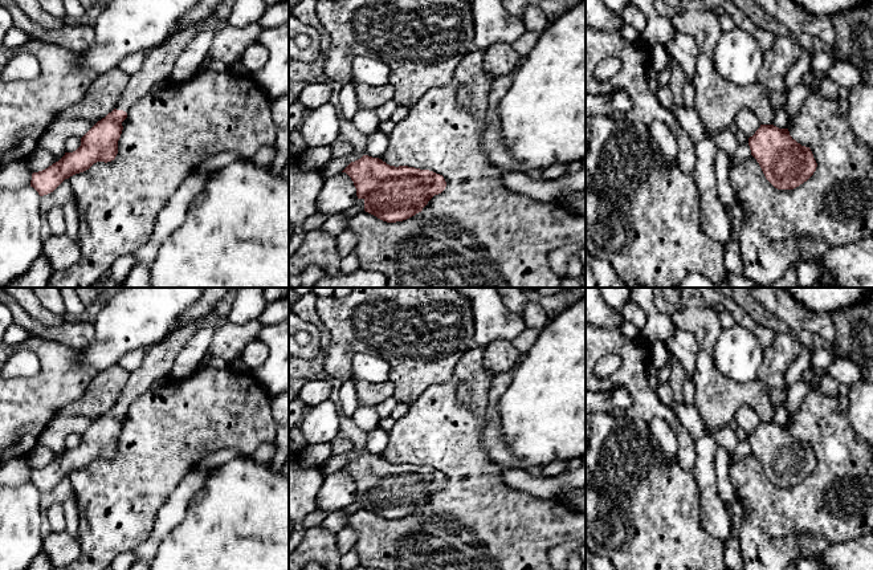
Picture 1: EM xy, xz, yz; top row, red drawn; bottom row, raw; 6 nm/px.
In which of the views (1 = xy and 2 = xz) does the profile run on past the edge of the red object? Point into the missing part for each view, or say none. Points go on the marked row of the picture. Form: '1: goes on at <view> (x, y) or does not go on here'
1: goes on at xy (158, 62)
2: does not go on here

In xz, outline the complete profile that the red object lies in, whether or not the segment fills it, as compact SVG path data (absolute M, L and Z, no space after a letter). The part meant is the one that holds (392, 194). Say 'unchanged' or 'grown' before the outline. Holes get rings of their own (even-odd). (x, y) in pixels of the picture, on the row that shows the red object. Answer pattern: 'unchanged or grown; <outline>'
unchanged; M368 155L351 162L342 172L354 182L358 199L364 200L364 211L387 223L415 216L446 187L440 174L389 166Z

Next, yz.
unchanged; M760 125L748 146L766 179L778 190L794 190L816 171L811 148L797 143L788 129Z

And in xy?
grown; M213 15L175 29L163 45L147 52L140 70L131 76L117 107L81 138L81 146L76 151L65 152L58 162L33 172L30 187L44 196L53 192L65 179L89 170L94 163L114 160L127 111L150 94L158 82L170 80L178 57L212 17Z

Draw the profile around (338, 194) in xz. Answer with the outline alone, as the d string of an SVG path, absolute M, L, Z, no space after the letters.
M340 172L330 179L326 179L319 196L318 212L330 217L343 213L351 208L358 200L354 182L346 172Z

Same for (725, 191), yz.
M717 148L714 154L714 167L717 178L718 200L722 203L729 220L731 221L731 204L735 201L734 190L729 180L730 156Z

